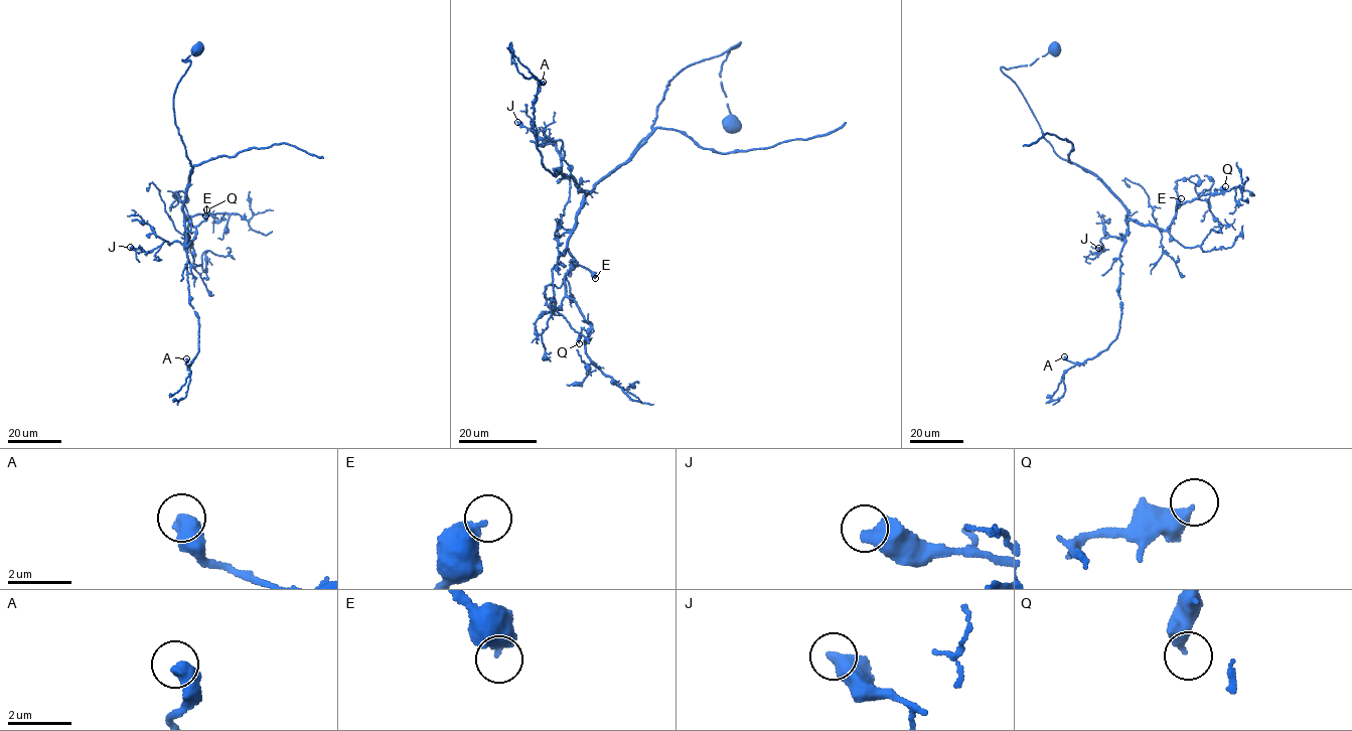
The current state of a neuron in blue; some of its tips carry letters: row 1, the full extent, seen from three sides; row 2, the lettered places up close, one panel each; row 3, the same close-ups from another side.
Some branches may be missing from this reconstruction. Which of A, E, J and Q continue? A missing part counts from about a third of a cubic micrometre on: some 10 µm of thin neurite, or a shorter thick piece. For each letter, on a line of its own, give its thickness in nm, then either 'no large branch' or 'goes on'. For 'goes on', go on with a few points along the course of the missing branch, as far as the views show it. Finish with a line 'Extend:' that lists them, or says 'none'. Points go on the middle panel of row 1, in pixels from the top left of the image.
A: calibre 550 nm; no large branch
E: calibre 440 nm; no large branch
J: calibre 480 nm; no large branch
Q: calibre 400 nm; no large branch
Extend: none

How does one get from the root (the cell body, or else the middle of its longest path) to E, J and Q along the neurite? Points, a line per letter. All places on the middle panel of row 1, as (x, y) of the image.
E: (733, 124), (720, 71), (739, 42), (669, 80), (651, 133), (584, 195), (567, 246), (595, 278)
J: (733, 124), (720, 71), (739, 42), (669, 80), (651, 133), (590, 192), (562, 173), (561, 141), (517, 122)
Q: (733, 124), (720, 71), (739, 42), (669, 80), (651, 133), (584, 195), (565, 278), (591, 327), (579, 343)

